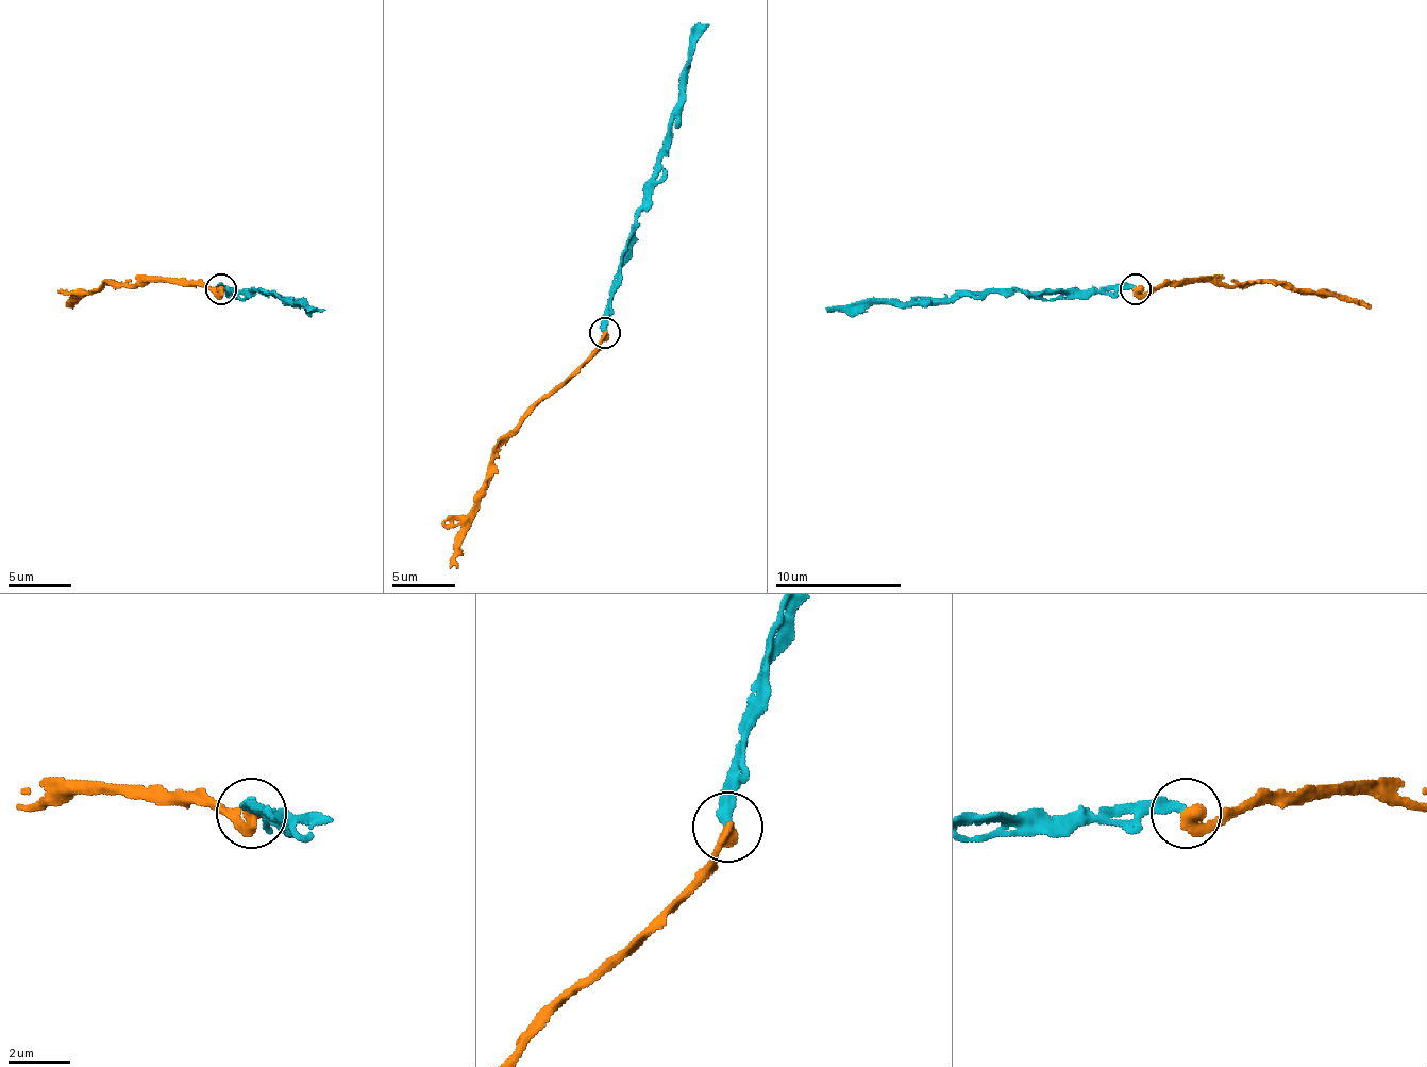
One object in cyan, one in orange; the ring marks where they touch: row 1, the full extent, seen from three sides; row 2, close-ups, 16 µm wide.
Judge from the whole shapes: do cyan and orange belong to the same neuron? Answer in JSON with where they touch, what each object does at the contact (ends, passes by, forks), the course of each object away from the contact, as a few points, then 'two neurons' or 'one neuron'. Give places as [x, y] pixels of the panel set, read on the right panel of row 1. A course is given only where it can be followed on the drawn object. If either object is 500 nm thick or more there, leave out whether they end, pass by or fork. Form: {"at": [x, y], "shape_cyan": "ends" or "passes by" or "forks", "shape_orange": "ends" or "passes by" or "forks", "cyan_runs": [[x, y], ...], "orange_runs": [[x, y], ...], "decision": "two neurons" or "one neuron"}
{"at": [1135, 289], "shape_cyan": "ends", "shape_orange": "ends", "cyan_runs": [[1135, 289], [1046, 293], [986, 289], [904, 302], [828, 309]], "orange_runs": [[1135, 289], [1194, 280], [1226, 286], [1263, 280], [1371, 305]], "decision": "two neurons"}

